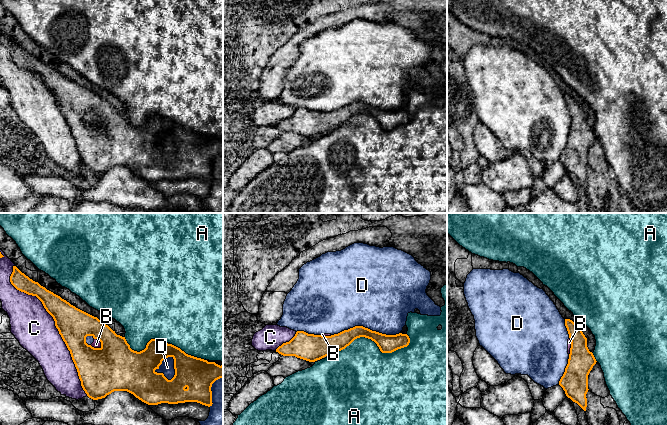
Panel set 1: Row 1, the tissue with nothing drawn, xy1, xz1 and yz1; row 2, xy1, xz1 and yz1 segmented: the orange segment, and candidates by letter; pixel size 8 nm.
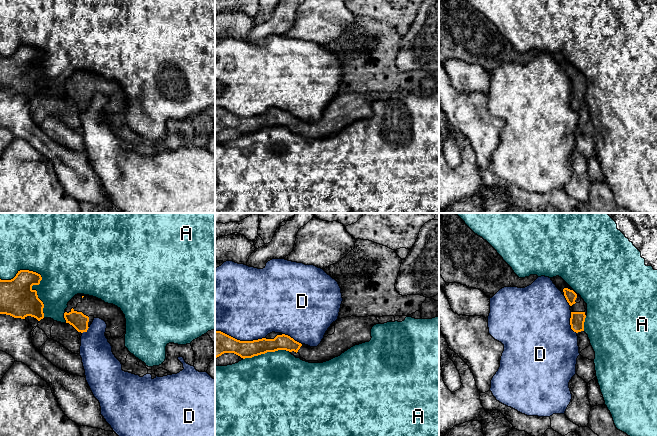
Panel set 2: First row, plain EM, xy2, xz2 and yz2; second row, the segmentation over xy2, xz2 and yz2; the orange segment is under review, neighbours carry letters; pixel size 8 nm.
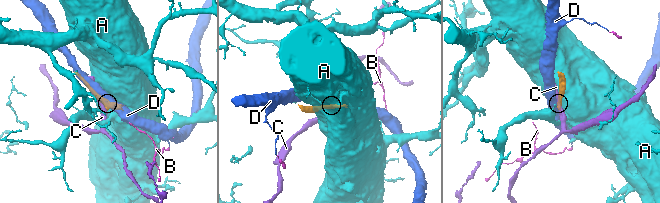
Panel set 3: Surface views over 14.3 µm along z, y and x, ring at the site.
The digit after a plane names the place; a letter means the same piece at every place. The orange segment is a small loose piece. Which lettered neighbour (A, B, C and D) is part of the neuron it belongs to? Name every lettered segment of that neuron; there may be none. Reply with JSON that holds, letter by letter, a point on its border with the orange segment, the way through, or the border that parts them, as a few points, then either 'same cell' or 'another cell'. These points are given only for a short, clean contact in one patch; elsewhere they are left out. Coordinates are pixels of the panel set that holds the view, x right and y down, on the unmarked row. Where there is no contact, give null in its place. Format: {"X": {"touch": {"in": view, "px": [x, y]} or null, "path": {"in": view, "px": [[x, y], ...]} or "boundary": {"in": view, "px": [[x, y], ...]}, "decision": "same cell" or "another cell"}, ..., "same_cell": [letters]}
{"A": {"touch": {"in": "xz1", "px": [372, 116]}, "decision": "another cell"}, "B": {"touch": {"in": "xy1", "px": [97, 124]}, "decision": "another cell"}, "C": {"touch": {"in": "xy1", "px": [55, 101]}, "decision": "another cell"}, "D": {"touch": {"in": "xz1", "px": [365, 104]}, "decision": "another cell"}, "same_cell": []}

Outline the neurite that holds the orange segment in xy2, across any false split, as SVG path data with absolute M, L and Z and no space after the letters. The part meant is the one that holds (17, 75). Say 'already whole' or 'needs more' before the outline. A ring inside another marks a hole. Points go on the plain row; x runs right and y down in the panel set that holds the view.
already whole; M29 46L18 47L11 56L0 55L0 90L21 95L31 92L38 97L43 95L44 80L37 67L32 65L41 56L40 50Z

